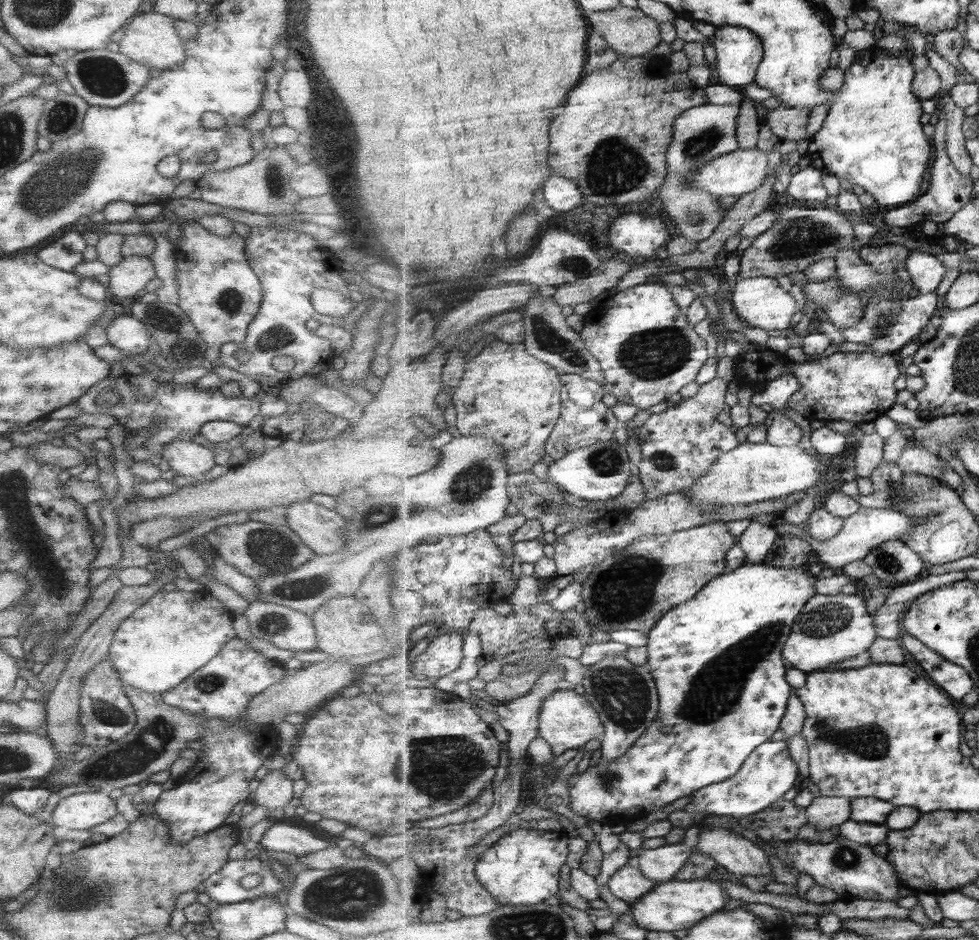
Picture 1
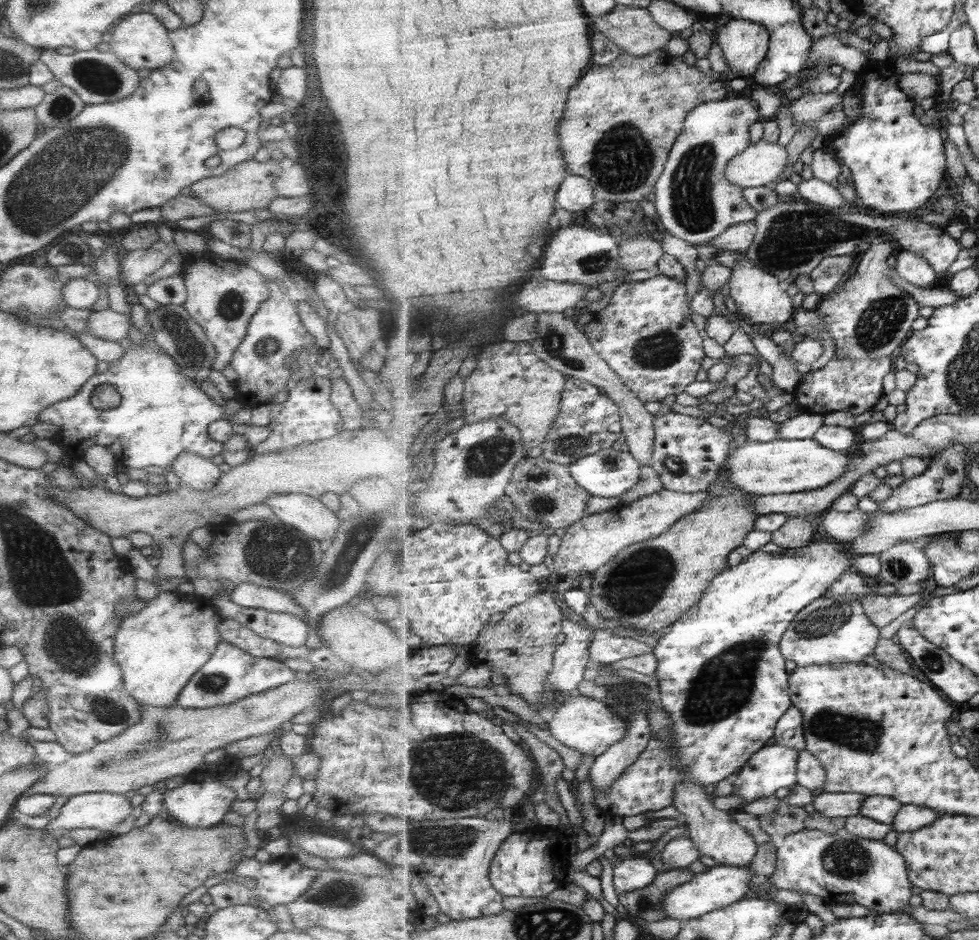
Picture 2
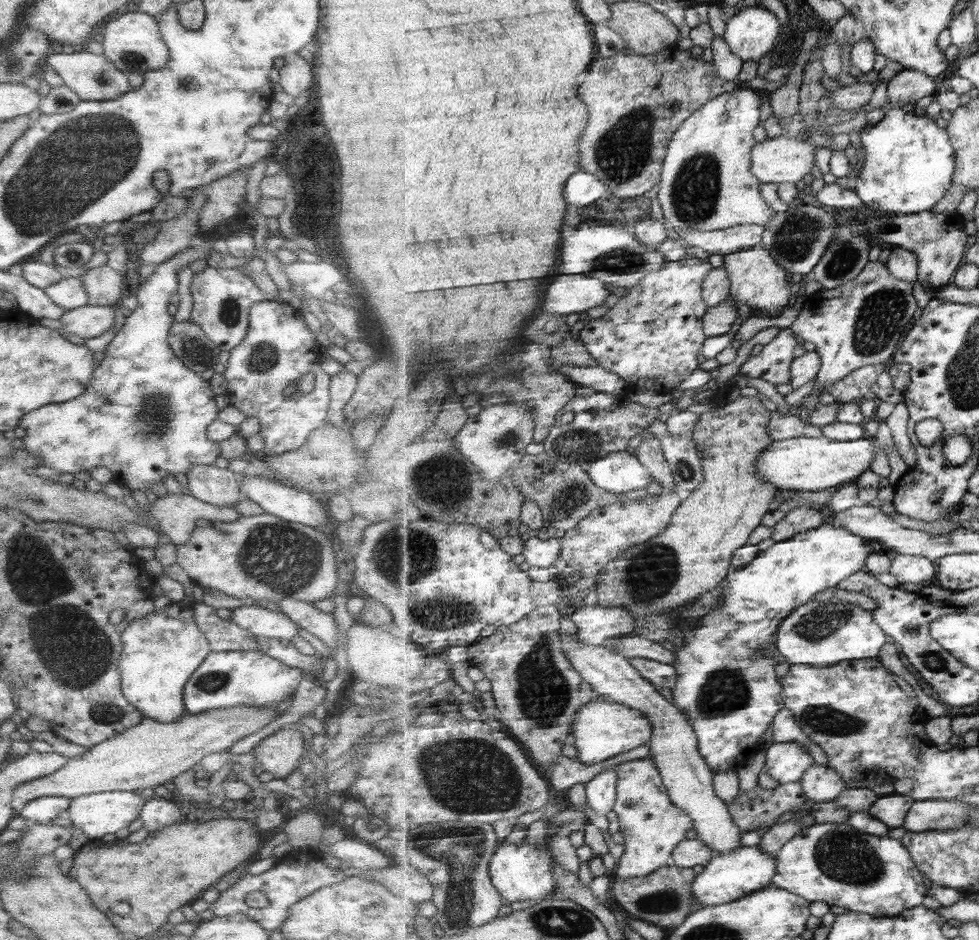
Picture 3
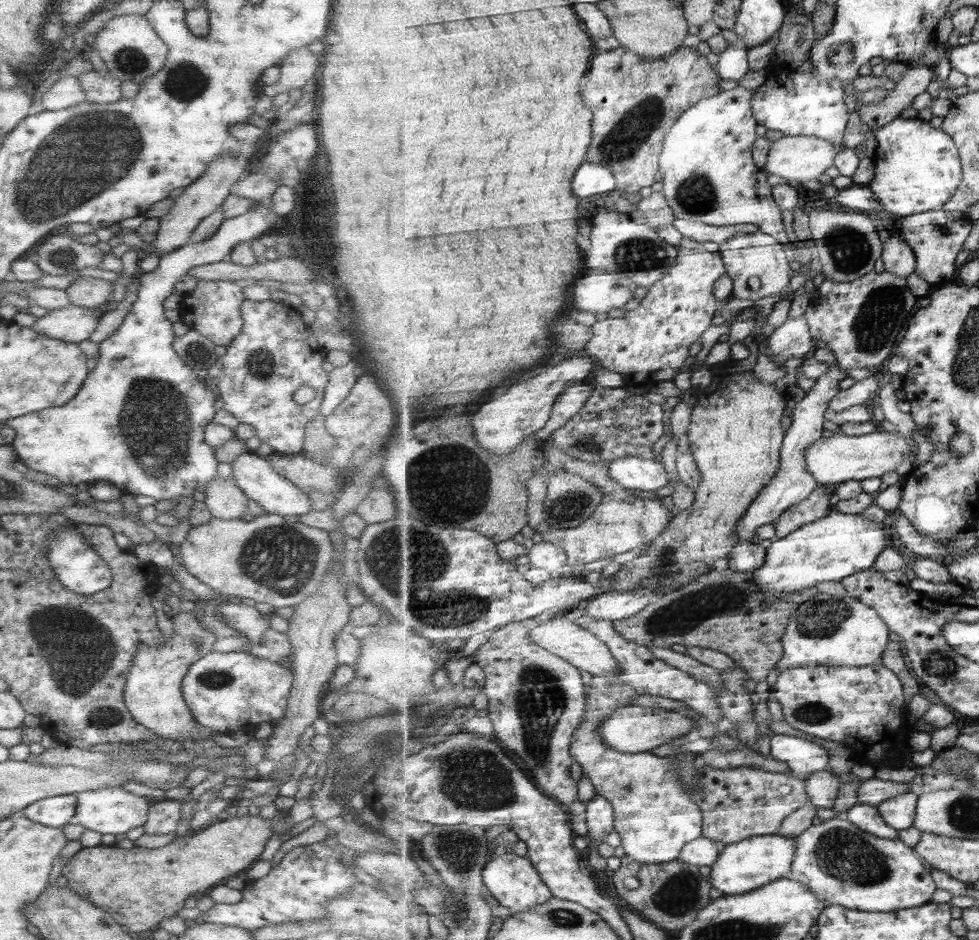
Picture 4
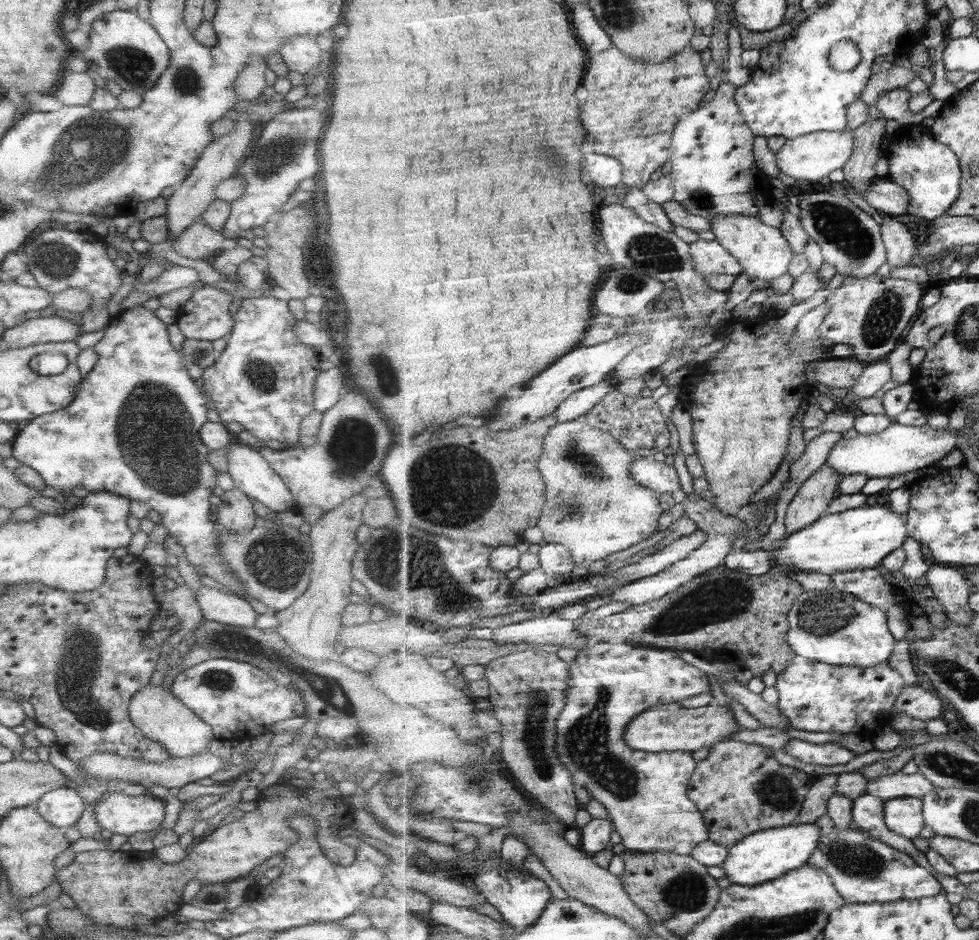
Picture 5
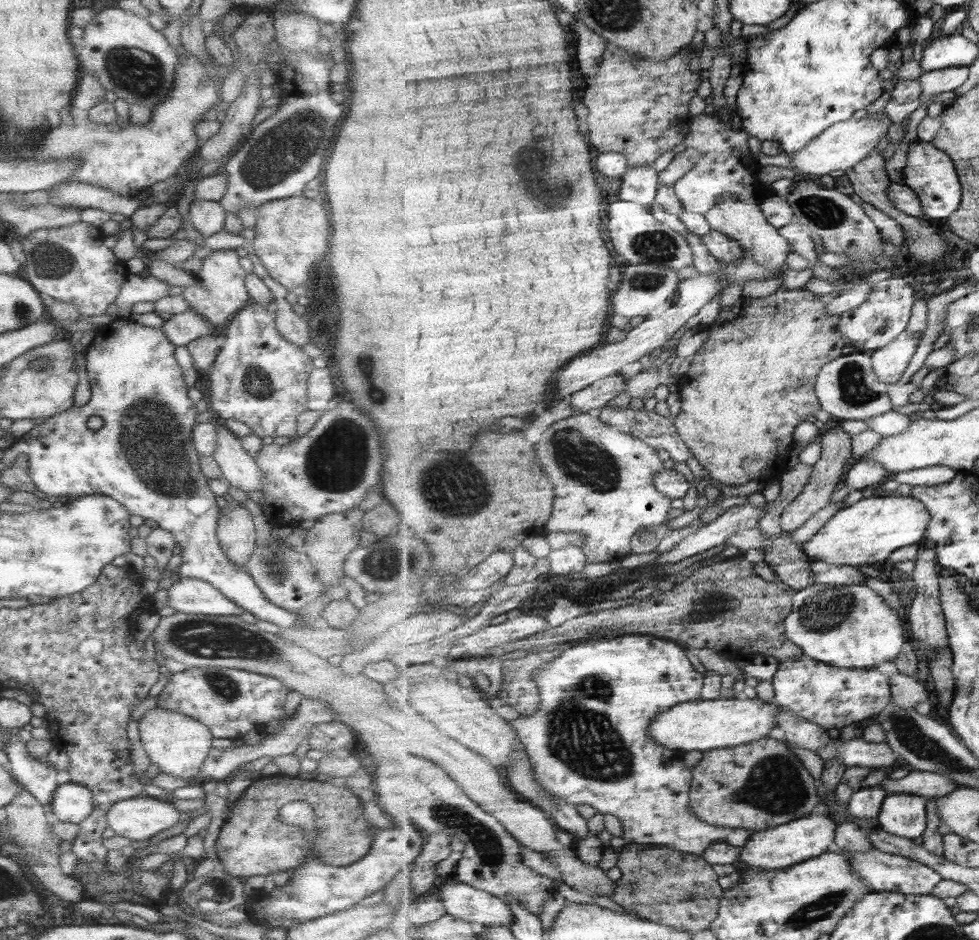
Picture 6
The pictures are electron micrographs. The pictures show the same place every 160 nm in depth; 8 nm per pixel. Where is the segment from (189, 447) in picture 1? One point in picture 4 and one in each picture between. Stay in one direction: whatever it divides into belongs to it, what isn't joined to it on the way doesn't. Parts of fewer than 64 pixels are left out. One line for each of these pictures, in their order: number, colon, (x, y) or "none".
2: (196, 473)
3: (212, 485)
4: (225, 501)

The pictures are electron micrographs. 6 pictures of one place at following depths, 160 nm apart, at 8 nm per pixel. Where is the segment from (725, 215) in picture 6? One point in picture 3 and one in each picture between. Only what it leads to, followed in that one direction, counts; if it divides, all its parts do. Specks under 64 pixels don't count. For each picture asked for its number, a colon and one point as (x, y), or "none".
3: (757, 280)
4: (758, 263)
5: (763, 250)

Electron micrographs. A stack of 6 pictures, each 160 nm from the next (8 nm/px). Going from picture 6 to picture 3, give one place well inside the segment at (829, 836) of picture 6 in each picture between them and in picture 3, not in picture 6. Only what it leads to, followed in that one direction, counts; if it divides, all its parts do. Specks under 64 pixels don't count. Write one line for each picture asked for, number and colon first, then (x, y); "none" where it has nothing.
3: (729, 877)
4: (744, 866)
5: (764, 856)

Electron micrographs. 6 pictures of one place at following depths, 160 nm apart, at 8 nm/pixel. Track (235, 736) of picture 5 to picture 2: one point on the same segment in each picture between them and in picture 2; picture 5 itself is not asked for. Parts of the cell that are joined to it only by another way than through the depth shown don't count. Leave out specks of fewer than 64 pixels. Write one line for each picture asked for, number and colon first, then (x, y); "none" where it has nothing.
2: (229, 674)
3: (227, 678)
4: (227, 692)

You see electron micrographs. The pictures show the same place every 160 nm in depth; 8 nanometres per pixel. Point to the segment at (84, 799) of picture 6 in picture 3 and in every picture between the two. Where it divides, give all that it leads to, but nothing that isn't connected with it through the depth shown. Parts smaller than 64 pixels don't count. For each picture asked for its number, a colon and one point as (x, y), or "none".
3: (42, 810)
4: (56, 811)
5: (62, 807)

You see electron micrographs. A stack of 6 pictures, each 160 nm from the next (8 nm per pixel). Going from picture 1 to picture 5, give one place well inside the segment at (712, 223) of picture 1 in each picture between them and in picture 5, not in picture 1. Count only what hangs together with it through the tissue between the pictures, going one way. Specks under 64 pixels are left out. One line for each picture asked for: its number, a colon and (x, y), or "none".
2: (696, 202)
3: (707, 183)
4: (710, 176)
5: (714, 169)

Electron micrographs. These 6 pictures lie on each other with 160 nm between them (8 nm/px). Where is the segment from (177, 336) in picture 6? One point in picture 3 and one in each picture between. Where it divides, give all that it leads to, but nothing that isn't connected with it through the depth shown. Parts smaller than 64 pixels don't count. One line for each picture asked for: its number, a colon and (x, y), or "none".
3: (222, 297)
4: (213, 309)
5: (205, 316)

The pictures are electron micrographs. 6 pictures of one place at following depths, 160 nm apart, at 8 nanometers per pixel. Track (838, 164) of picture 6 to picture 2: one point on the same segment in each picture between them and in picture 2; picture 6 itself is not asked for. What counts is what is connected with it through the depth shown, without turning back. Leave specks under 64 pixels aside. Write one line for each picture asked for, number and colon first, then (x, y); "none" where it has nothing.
2: (763, 163)
3: (786, 159)
4: (796, 158)
5: (813, 156)

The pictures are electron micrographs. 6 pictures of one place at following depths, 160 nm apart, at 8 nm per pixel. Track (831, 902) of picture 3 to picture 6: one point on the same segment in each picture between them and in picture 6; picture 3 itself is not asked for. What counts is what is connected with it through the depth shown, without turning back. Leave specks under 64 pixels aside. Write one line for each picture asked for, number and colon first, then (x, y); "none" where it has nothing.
4: (843, 865)
5: (866, 870)
6: (882, 872)

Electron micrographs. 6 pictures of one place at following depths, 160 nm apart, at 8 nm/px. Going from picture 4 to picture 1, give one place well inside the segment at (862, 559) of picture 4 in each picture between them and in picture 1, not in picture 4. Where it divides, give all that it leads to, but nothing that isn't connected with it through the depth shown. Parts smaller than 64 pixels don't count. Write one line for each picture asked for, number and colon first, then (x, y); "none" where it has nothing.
1: (722, 682)
2: (722, 678)
3: (728, 687)

